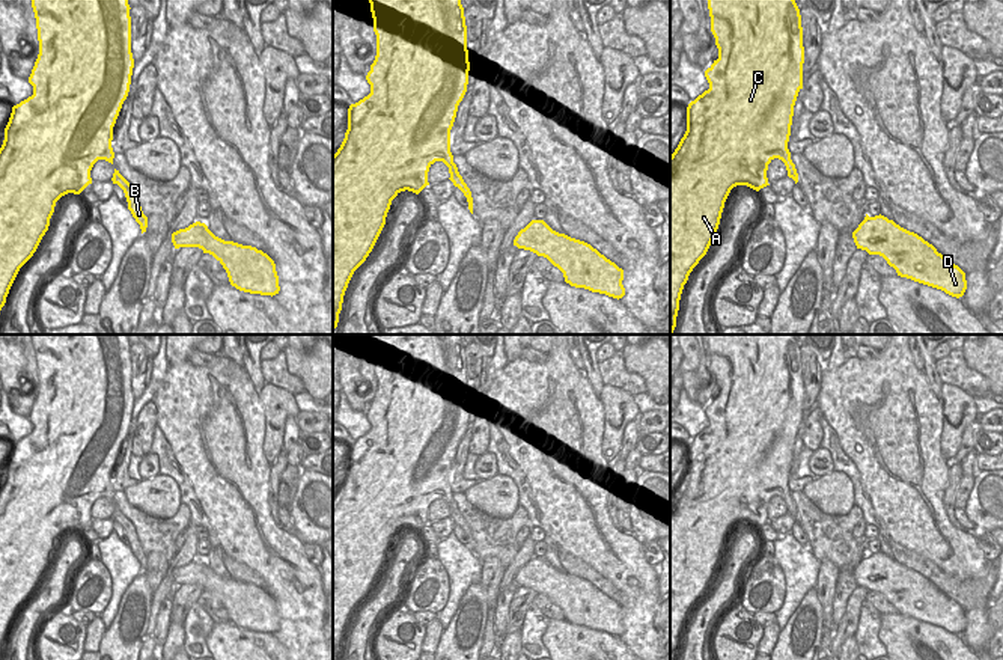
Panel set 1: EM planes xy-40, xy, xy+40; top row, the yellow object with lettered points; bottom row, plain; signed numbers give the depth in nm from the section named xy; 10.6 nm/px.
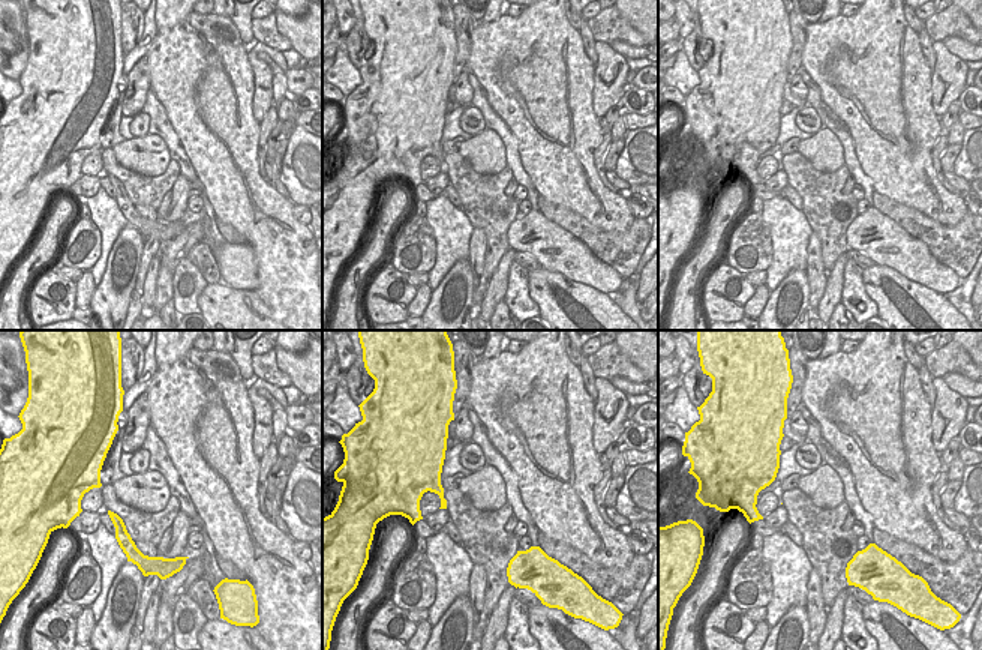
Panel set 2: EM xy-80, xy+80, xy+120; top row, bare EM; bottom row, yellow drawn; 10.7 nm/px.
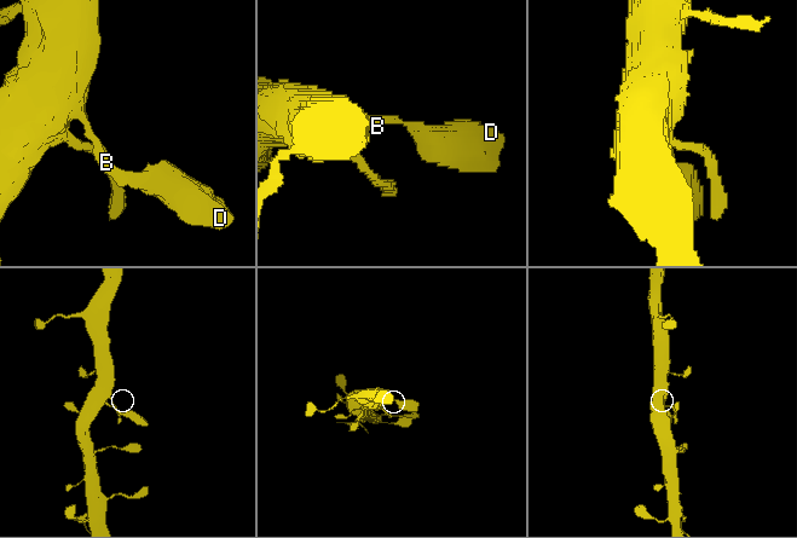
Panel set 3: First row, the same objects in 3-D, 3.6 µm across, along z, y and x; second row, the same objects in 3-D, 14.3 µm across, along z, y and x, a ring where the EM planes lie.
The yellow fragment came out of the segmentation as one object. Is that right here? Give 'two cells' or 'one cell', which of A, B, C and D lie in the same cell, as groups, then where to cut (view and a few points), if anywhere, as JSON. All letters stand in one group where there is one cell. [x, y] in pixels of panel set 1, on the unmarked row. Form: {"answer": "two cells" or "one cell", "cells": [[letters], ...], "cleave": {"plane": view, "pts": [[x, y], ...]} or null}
{"answer": "one cell", "cells": [["A", "B", "C", "D"]], "cleave": null}

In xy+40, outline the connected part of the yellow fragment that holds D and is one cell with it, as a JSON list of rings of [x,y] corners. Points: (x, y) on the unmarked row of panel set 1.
[[[884,553],[869,555],[852,570],[857,586],[883,594],[901,615],[962,634],[967,627],[965,610],[937,586]]]

